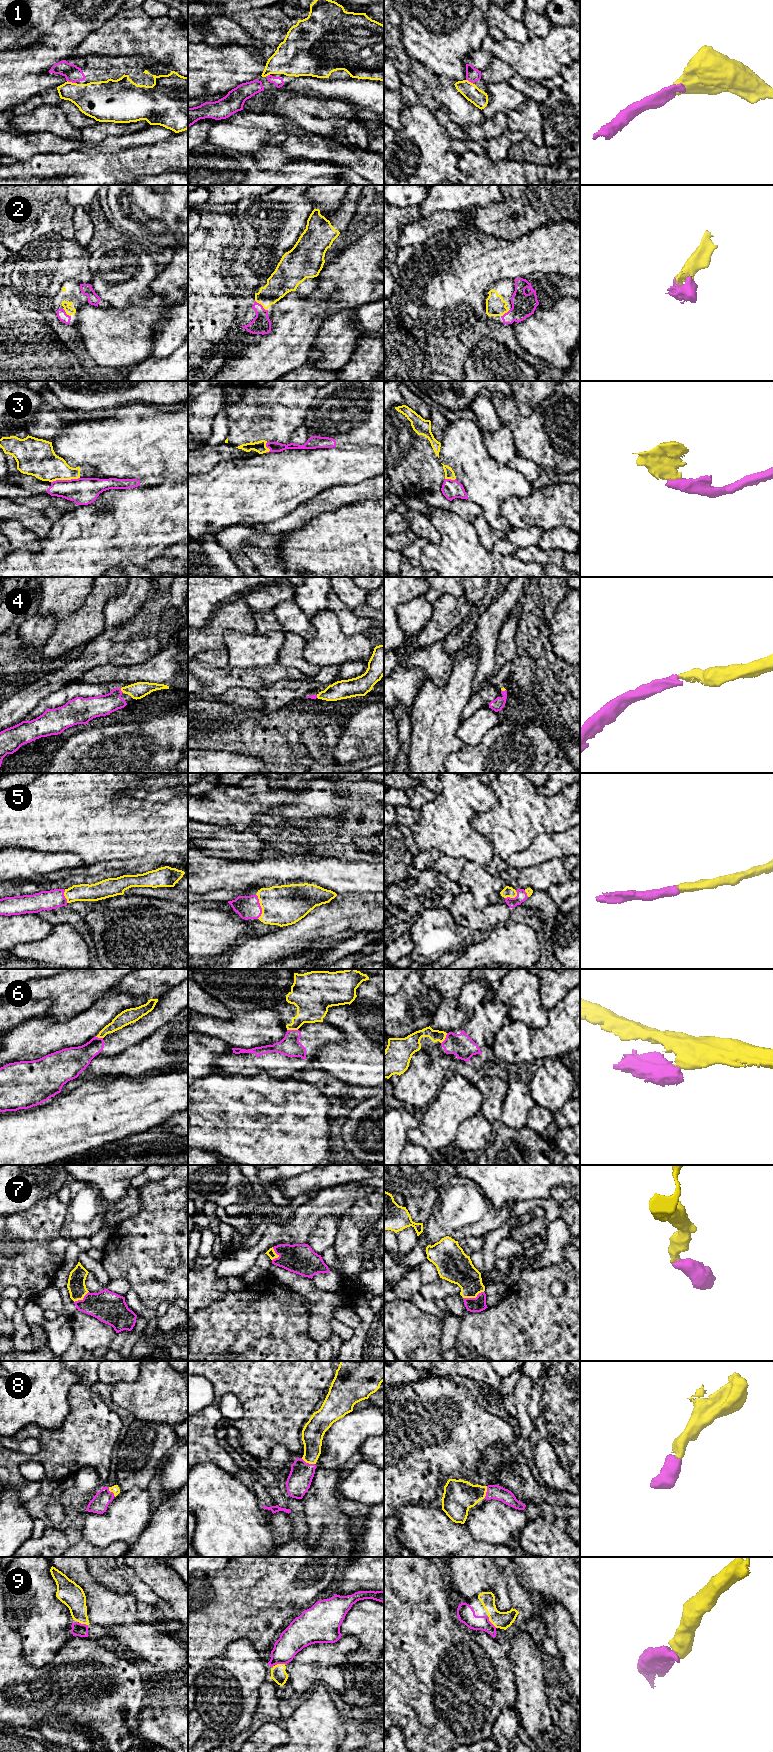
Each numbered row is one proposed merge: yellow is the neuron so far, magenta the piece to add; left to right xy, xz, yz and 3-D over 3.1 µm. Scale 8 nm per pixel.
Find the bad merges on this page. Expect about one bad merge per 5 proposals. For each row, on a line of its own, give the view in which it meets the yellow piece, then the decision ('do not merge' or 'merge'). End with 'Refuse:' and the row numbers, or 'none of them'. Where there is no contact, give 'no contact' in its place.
1: contact in xy; merge
2: contact in xz; merge
3: contact in xy; do not merge
4: contact in xy; merge
5: contact in xz; merge
6: contact in xz; do not merge
7: contact in yz; merge
8: contact in xz; merge
9: contact in yz; merge
Refuse: 3, 6

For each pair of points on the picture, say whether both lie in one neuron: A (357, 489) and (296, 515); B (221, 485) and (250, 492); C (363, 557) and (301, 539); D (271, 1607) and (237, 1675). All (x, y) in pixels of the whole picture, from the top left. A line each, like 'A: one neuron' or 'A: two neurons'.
A: one neuron
B: one neuron
C: one neuron
D: two neurons

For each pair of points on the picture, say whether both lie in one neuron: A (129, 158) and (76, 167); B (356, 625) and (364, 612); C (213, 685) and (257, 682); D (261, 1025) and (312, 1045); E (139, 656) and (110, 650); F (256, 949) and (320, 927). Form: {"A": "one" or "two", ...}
{"A": "one", "B": "two", "C": "one", "D": "two", "E": "one", "F": "one"}

